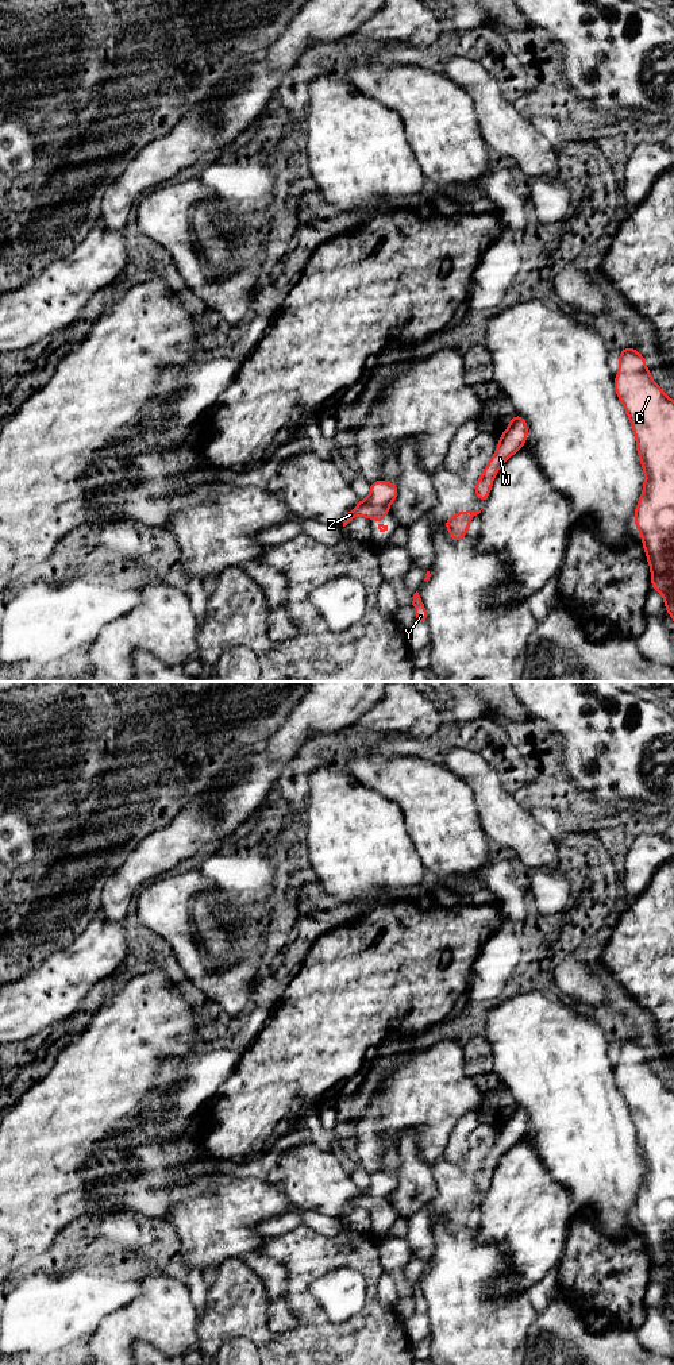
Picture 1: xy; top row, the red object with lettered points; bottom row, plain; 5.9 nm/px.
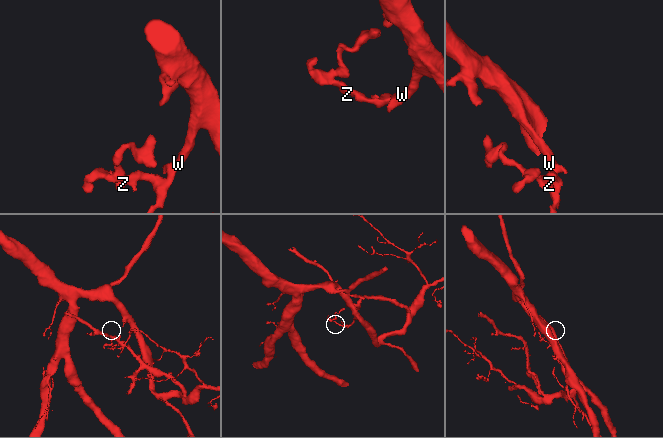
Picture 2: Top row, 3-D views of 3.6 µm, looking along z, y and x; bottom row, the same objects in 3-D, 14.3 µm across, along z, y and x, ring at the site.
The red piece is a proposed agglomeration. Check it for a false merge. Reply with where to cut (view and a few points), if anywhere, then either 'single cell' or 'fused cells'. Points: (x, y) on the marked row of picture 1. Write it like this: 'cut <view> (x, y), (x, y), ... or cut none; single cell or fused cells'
cut none; single cell

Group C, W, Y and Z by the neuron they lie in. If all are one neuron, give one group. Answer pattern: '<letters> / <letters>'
C W Y Z

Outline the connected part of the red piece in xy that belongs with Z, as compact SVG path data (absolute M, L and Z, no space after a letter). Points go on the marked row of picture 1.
M374 481L370 483L370 496L366 500L358 500L355 509L350 510L343 518L346 527L353 518L359 514L366 518L380 521L389 514L389 505L398 496L398 485L385 481Z

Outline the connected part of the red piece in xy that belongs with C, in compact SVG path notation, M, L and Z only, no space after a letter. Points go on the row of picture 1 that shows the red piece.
M635 348L620 350L615 390L624 405L636 437L644 470L644 486L635 509L635 527L651 568L651 589L665 598L665 610L674 620L674 401L665 394L644 366L646 356Z

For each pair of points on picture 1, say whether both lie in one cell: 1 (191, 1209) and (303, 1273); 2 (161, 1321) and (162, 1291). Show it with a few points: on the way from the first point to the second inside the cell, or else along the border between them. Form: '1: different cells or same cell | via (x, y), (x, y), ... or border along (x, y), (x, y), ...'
1: different cells | border along (282, 1263), (287, 1271), (287, 1292), (284, 1295)
2: same cell | via (162, 1314), (162, 1298)

